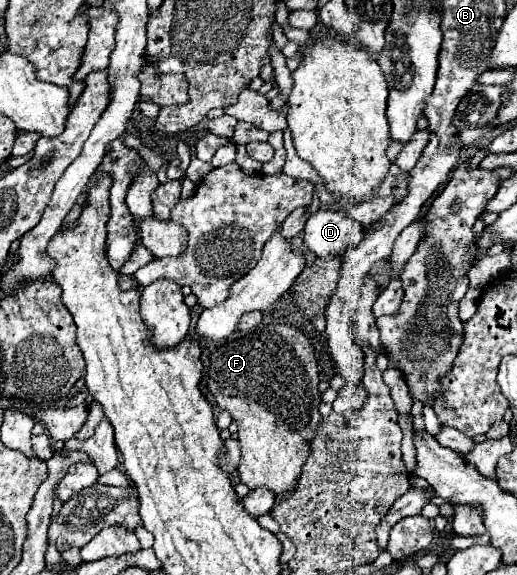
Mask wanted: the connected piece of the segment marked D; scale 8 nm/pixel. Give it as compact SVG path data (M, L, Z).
M318 210L304 228L304 244L320 258L332 254L344 254L348 246L356 246L362 240L364 226L356 222L344 210Z

